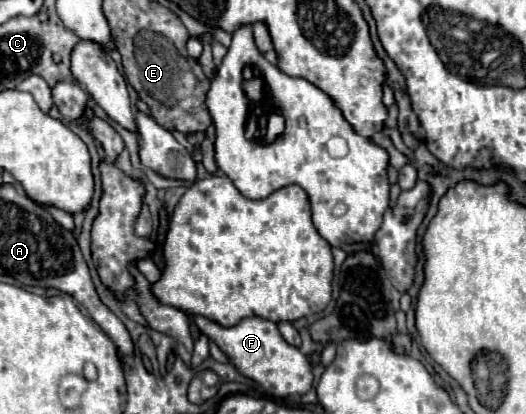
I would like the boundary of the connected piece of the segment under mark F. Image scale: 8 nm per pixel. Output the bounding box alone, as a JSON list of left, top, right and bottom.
[193,316,313,398]

